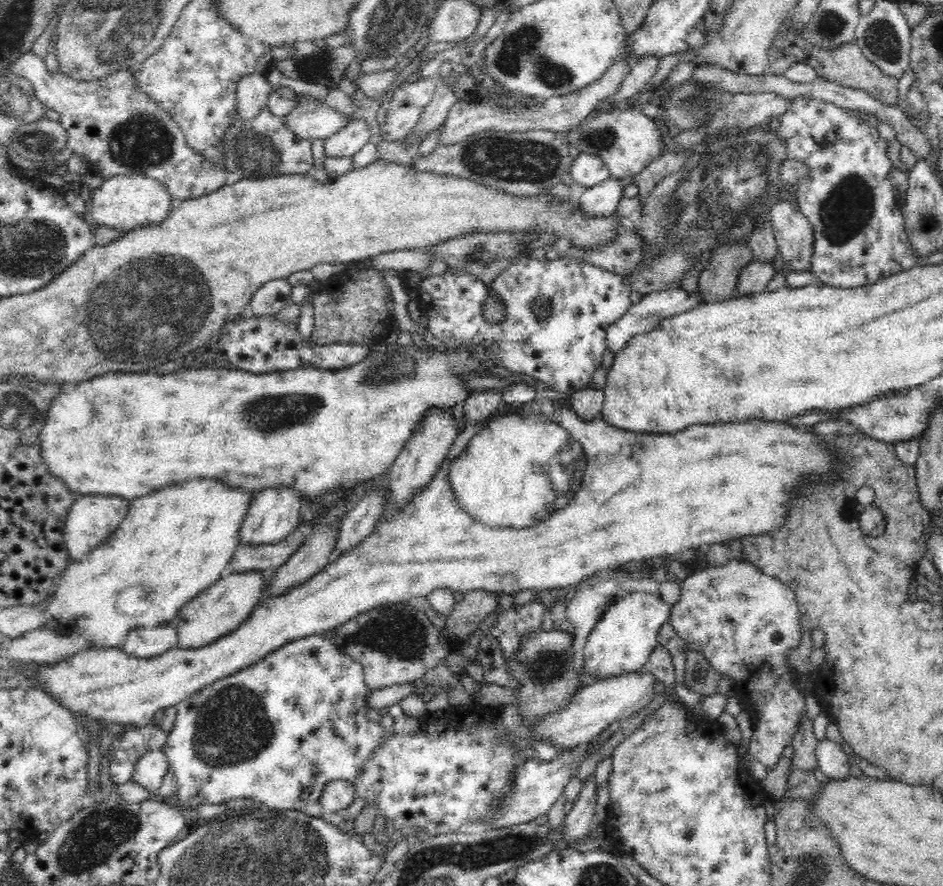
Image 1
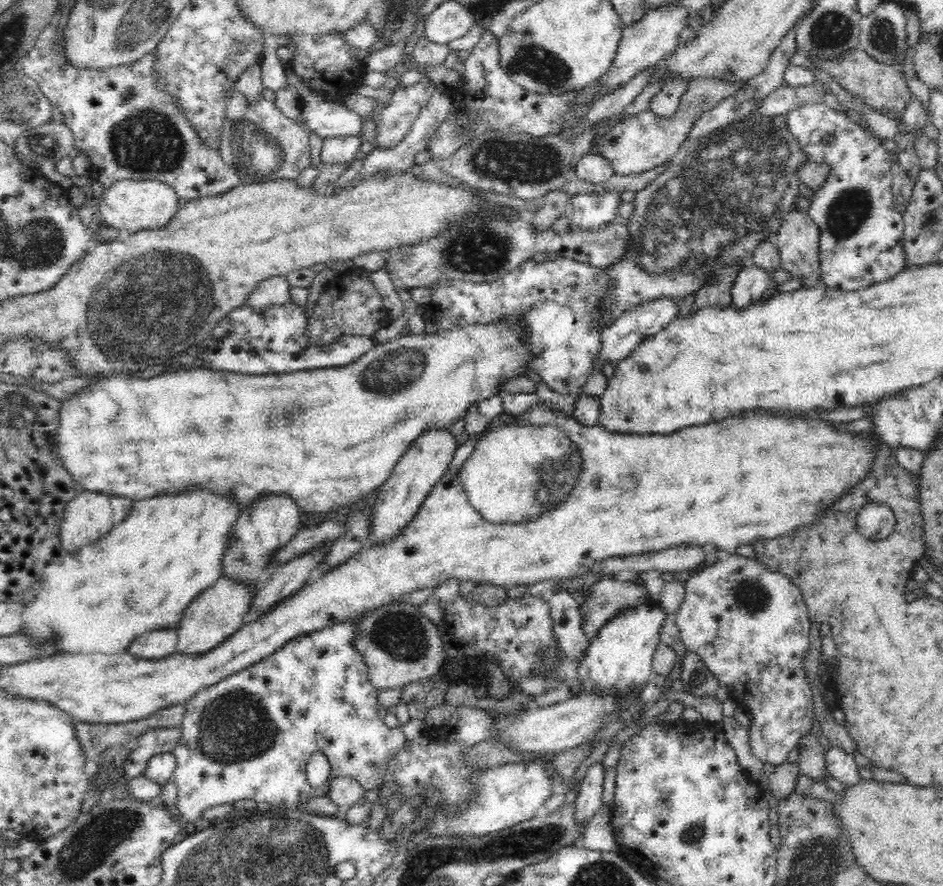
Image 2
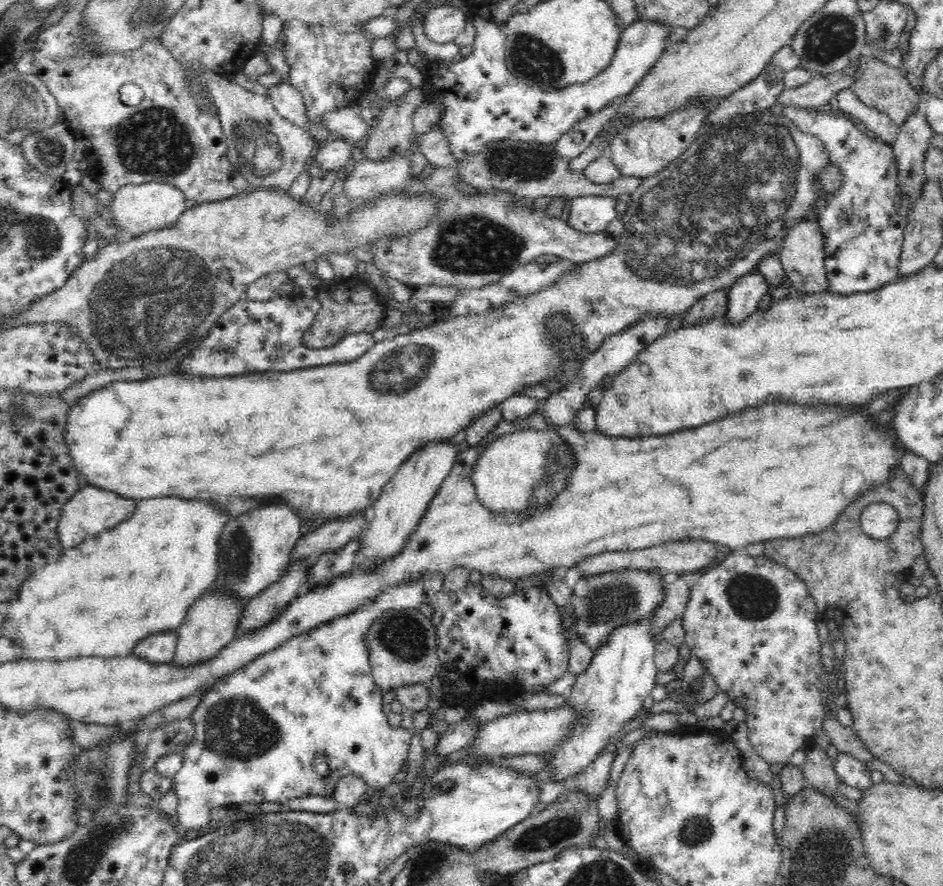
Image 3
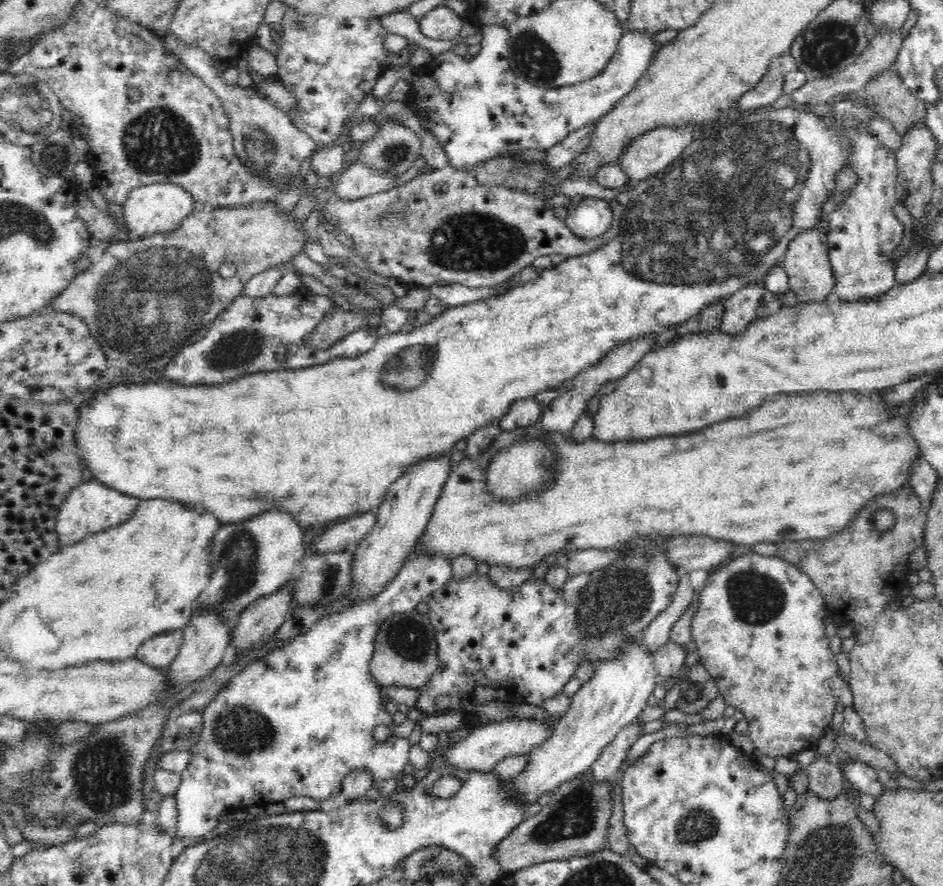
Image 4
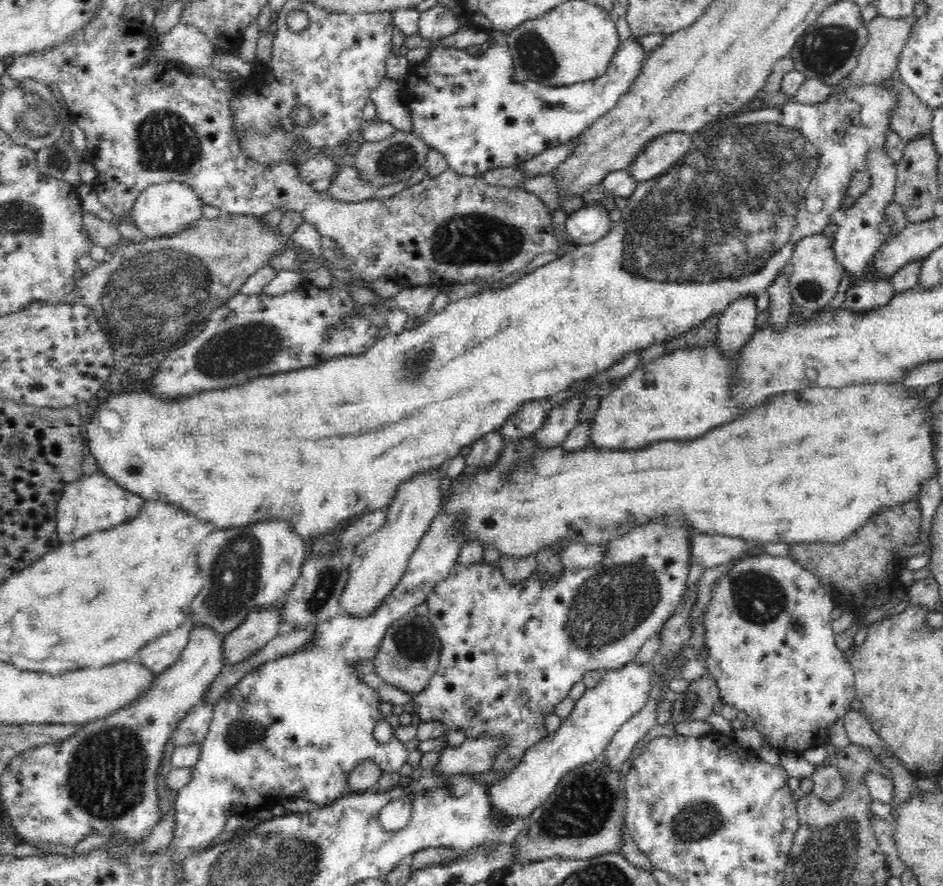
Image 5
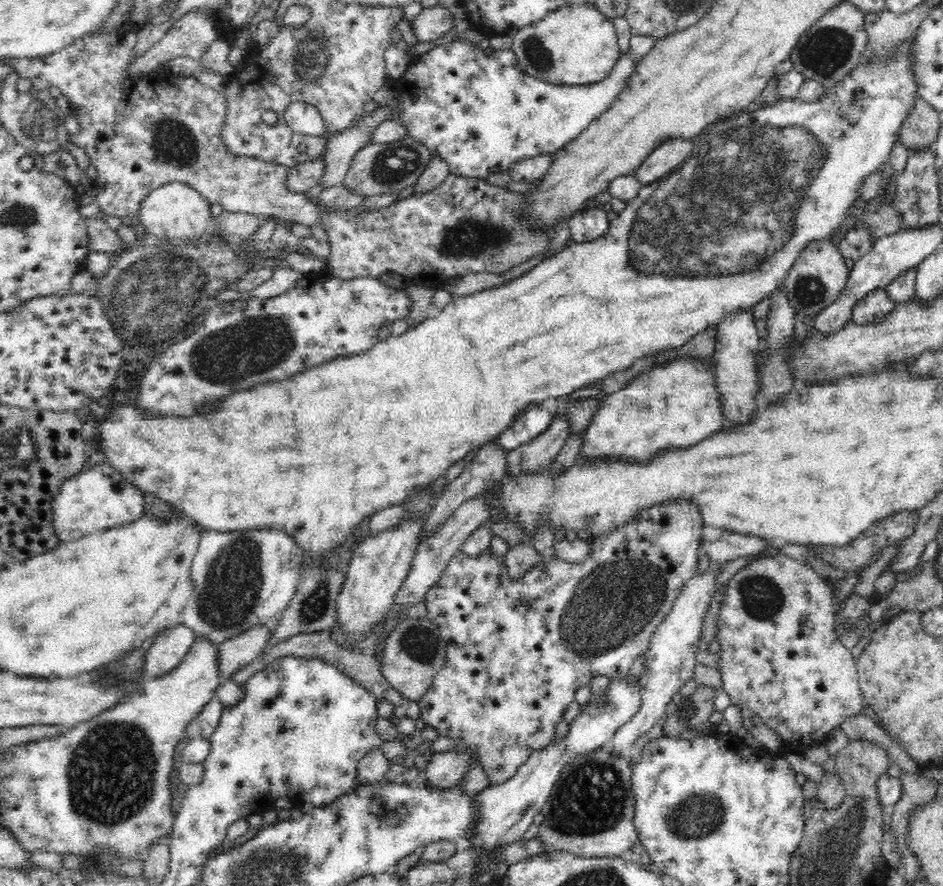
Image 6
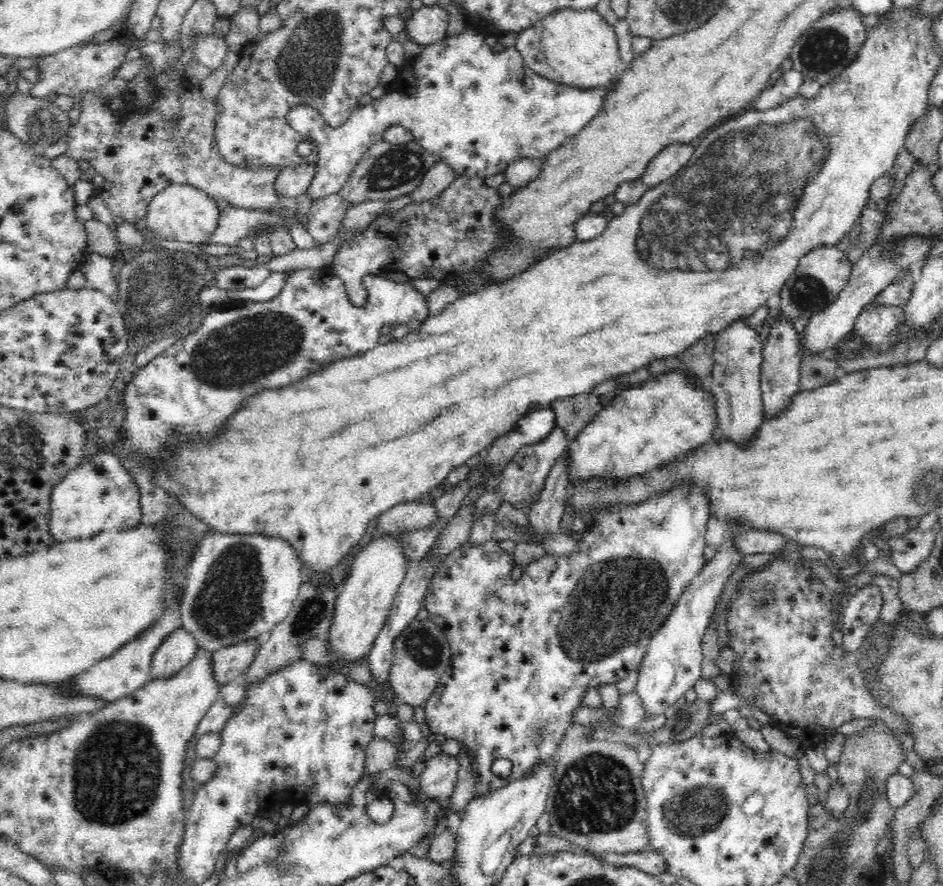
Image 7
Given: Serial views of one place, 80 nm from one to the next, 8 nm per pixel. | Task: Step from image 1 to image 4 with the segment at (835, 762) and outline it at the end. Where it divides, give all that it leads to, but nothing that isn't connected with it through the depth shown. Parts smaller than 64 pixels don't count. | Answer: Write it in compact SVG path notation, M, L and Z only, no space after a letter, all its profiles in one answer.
M856 760L844 764L841 772L845 781L852 783L854 789L876 798L882 798L889 786L878 782L876 768L866 765L863 761Z

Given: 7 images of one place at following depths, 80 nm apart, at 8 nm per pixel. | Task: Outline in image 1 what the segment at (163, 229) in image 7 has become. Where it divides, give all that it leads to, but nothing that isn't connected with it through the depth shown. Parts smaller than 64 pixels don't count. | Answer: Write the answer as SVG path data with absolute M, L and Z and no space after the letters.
M114 175L90 192L86 208L97 225L127 233L136 227L160 224L169 215L172 199L173 195L162 183L146 175Z

